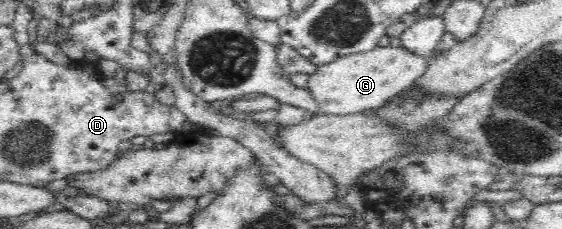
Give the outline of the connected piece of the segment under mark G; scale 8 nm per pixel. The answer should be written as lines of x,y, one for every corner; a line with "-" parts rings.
376,46
374,50
354,53
348,56
340,57
338,60
318,65
316,72
308,75
308,84
306,91
312,96
312,100
326,115
355,115
366,112
371,108
383,107
387,101
406,92
412,84
424,74
428,58
416,56
406,50
404,47

